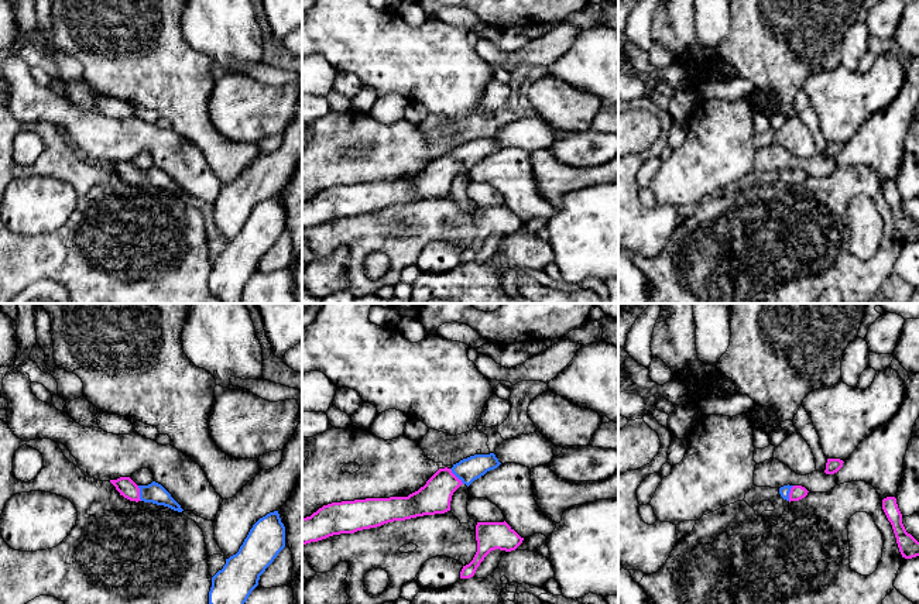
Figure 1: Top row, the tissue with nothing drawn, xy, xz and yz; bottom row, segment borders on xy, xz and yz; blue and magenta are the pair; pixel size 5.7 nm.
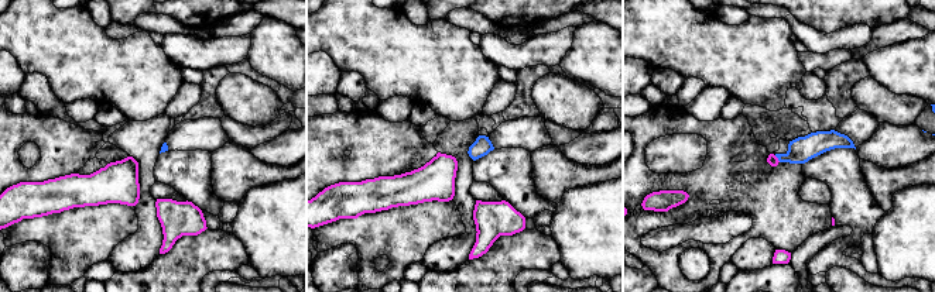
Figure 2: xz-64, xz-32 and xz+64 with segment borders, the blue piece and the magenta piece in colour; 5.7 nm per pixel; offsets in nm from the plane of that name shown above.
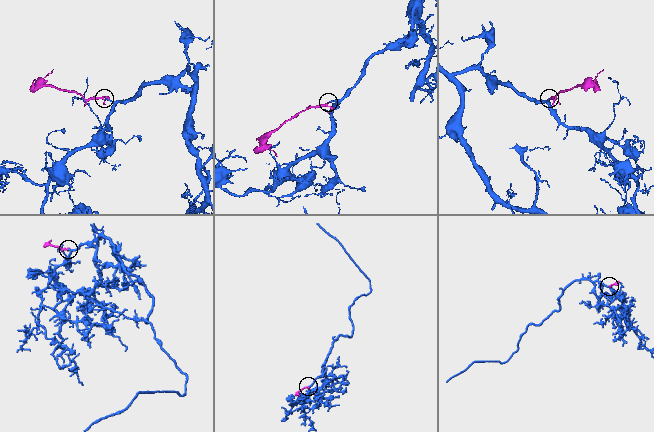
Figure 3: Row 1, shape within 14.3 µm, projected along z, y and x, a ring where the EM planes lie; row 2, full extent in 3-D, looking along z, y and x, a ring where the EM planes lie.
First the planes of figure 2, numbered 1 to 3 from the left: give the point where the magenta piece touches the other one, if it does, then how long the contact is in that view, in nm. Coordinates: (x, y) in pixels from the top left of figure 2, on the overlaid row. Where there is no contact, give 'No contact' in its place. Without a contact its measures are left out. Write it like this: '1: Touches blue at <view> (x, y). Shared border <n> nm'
1: No contact
2: No contact
3: Touches blue at xz+64 (777, 157). Shared border 50 nm

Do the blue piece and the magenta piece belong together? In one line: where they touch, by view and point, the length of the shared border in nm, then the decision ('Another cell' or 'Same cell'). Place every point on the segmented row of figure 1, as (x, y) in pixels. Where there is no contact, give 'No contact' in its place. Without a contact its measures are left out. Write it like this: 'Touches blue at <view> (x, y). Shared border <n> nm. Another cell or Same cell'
Touches blue at xz (456, 476). Shared border 120 nm. Same cell

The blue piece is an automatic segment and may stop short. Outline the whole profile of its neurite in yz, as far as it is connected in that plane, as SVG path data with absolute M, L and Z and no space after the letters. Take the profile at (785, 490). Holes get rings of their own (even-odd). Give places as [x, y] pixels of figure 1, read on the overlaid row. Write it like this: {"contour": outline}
{"contour": "M783 485L779 488L779 494L786 501L799 501L807 495L807 490L802 485Z"}

